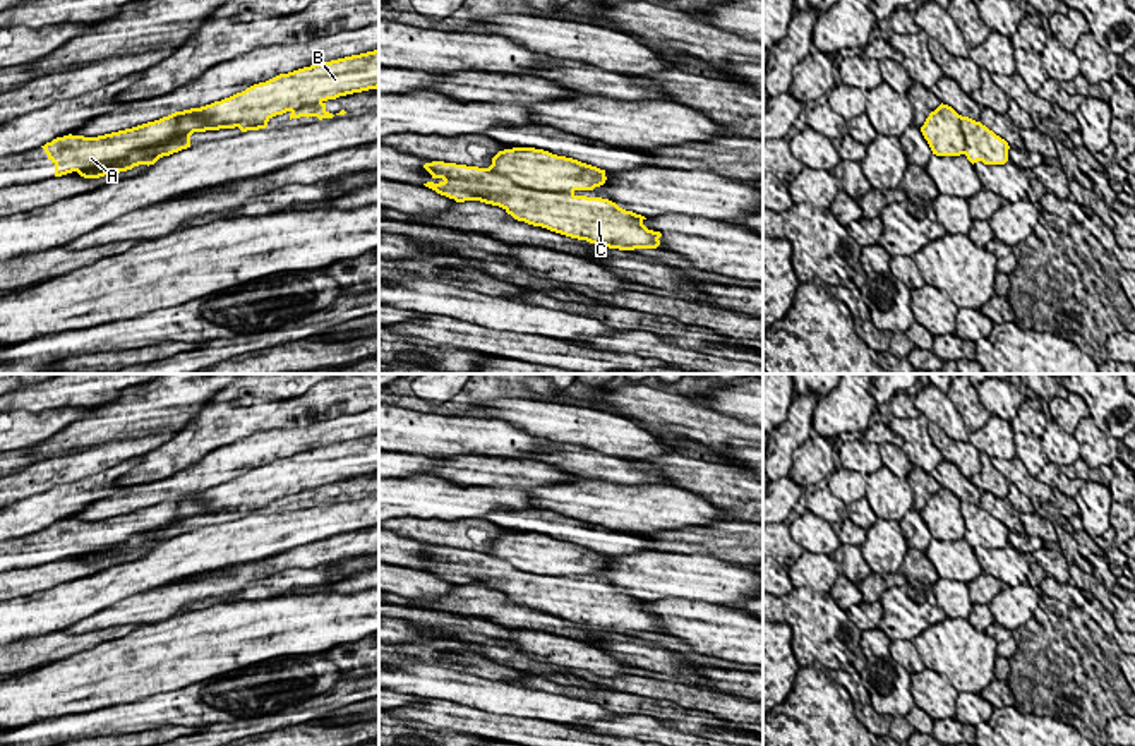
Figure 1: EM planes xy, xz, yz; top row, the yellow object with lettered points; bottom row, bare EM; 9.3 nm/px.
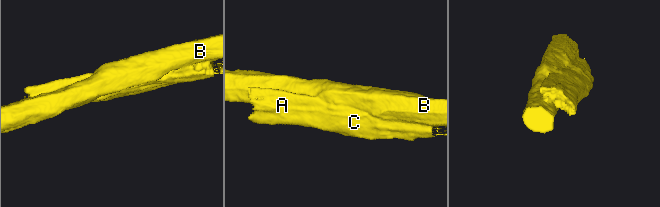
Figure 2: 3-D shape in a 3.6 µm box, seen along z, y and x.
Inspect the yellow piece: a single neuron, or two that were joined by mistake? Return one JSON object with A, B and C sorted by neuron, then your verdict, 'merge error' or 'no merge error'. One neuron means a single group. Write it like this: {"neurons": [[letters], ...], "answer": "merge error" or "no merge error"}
{"neurons": [["A", "C"], ["B"]], "answer": "merge error"}

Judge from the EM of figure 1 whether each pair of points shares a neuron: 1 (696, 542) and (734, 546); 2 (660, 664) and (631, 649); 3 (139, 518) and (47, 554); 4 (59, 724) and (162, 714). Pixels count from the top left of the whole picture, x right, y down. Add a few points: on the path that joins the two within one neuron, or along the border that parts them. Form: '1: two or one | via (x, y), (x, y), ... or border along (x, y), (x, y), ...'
1: one | via (705, 544), (726, 546)
2: one | via (654, 657), (638, 649)
3: one | via (117, 529), (96, 535), (69, 537)
4: one | via (84, 724), (136, 717)

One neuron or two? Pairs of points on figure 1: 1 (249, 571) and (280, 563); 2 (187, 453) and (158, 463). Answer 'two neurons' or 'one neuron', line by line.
1: one neuron
2: one neuron

